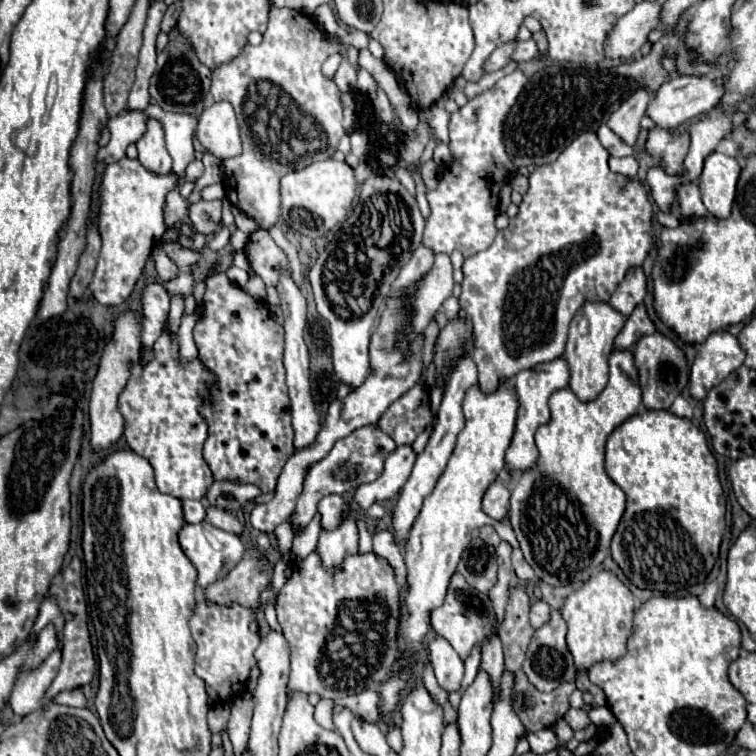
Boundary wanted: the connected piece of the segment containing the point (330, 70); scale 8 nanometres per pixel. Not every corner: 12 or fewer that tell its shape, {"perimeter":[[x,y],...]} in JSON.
{"perimeter":[[339,53],[328,57],[322,67],[324,77],[334,79],[343,58]]}

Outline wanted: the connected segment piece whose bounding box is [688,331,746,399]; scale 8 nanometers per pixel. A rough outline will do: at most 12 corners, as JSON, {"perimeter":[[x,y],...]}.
{"perimeter":[[728,331],[712,333],[696,353],[690,395],[704,399],[744,363]]}

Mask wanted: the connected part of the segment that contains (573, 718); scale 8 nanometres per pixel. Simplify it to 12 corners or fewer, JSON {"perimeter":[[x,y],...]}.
{"perimeter":[[568,709],[564,719],[574,731],[590,725],[588,711]]}

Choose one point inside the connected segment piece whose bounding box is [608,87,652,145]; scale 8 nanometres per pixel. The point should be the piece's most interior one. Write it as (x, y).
(625, 122)

